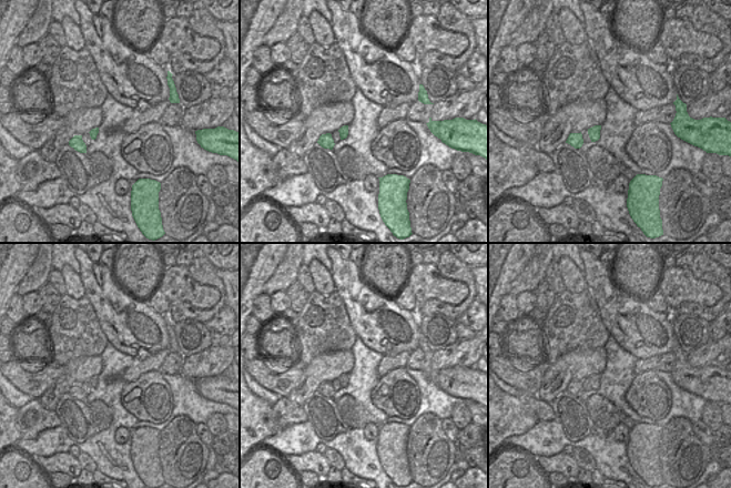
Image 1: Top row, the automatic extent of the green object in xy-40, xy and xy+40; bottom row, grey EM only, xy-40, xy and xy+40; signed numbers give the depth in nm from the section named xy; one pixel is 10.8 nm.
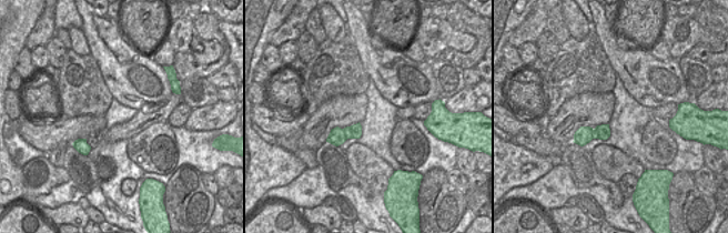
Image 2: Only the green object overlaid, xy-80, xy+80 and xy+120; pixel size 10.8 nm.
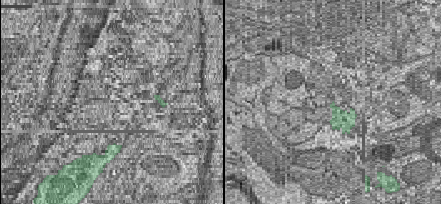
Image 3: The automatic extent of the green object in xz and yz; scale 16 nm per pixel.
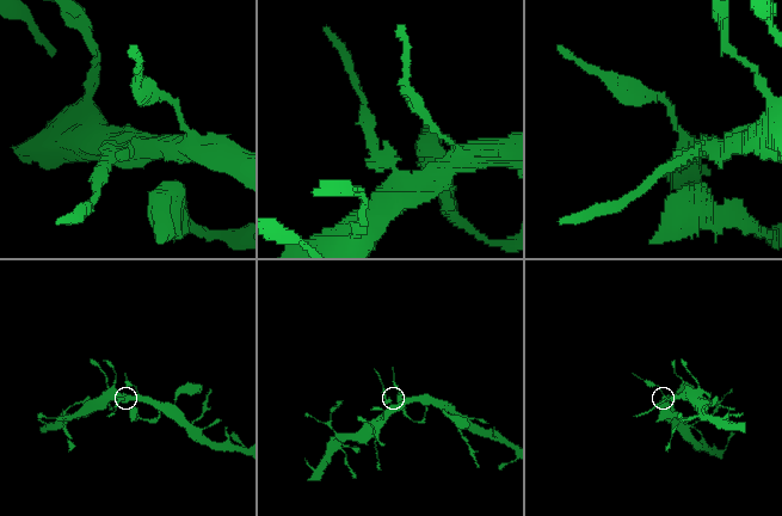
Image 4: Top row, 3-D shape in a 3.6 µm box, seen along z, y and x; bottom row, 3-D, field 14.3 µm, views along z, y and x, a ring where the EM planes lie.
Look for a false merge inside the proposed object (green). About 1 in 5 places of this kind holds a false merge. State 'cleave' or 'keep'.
keep

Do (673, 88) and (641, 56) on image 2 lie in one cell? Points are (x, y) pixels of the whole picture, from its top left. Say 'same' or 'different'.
same

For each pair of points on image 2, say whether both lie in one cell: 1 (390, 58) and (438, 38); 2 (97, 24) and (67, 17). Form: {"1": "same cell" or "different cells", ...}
{"1": "different cells", "2": "different cells"}

